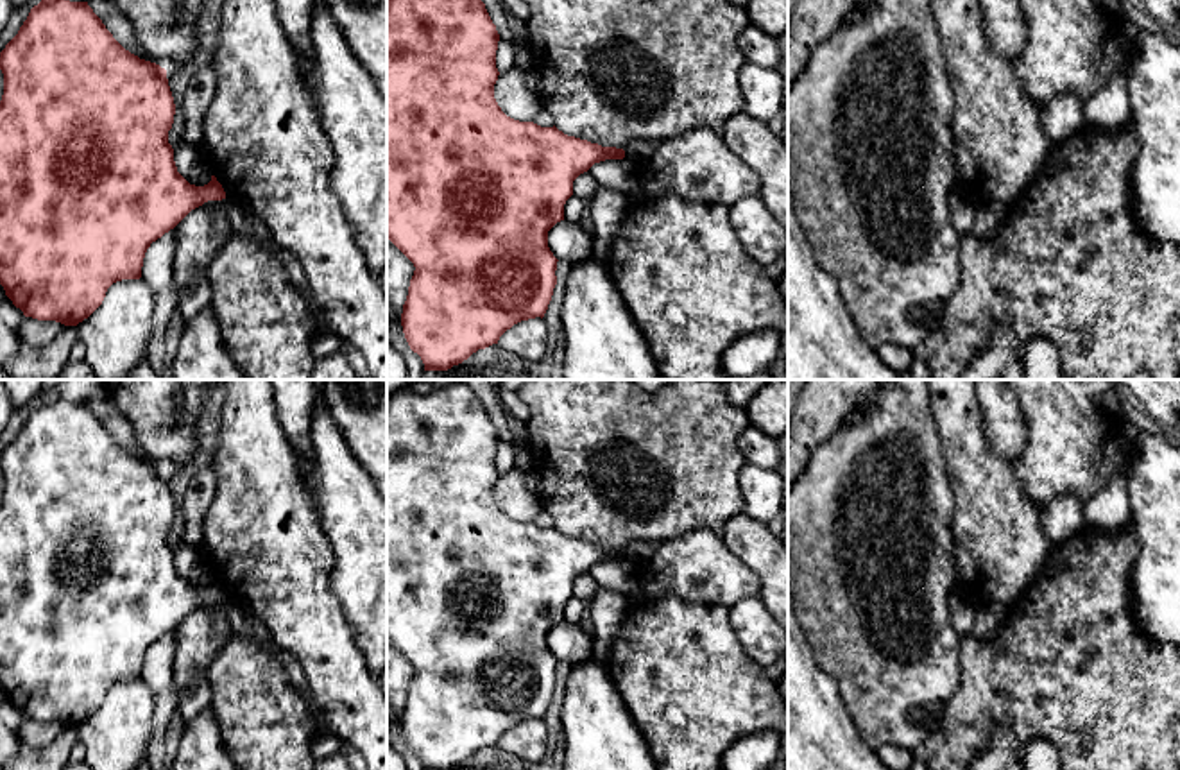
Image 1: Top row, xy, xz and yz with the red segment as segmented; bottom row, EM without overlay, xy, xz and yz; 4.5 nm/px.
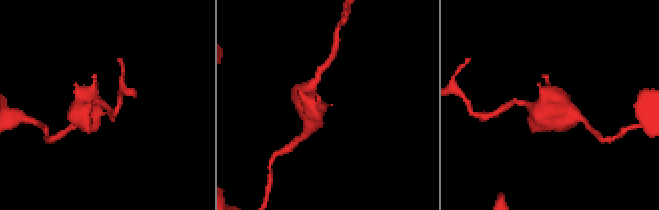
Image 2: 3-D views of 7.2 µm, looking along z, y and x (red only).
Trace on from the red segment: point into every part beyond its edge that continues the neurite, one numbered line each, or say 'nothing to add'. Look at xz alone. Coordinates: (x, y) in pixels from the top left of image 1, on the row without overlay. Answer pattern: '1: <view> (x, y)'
nothing to add

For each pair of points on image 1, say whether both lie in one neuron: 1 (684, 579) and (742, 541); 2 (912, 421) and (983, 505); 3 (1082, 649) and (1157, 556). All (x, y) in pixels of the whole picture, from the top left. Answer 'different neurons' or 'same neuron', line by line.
1: different neurons
2: different neurons
3: different neurons

